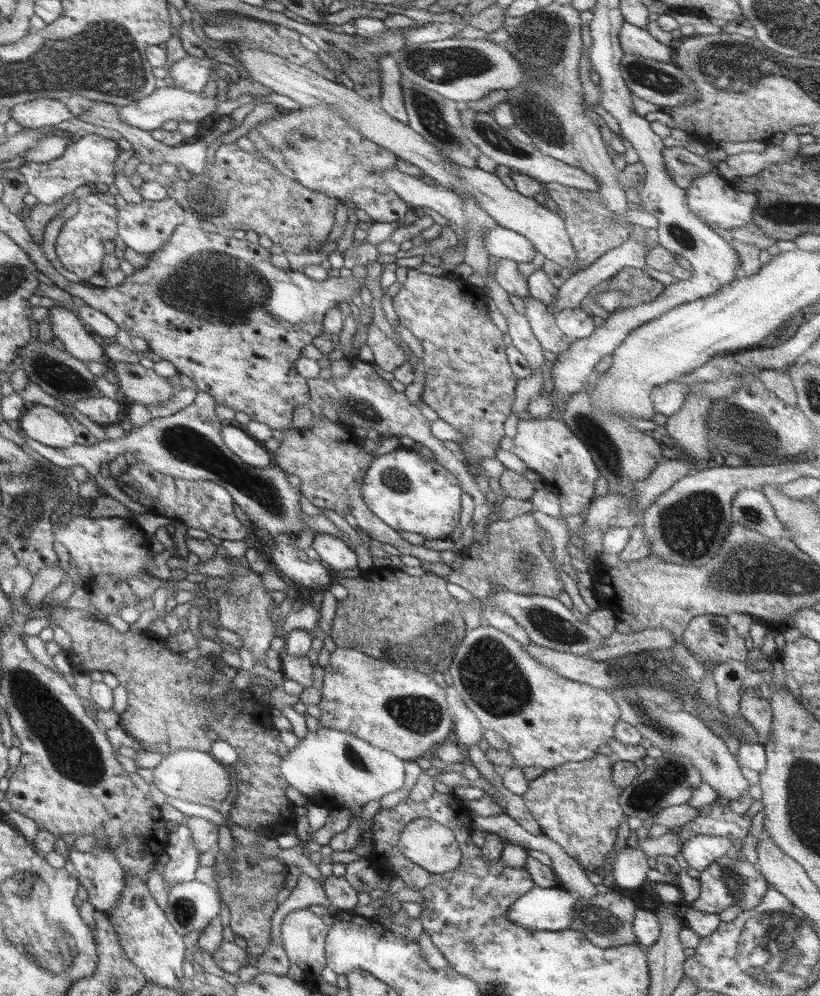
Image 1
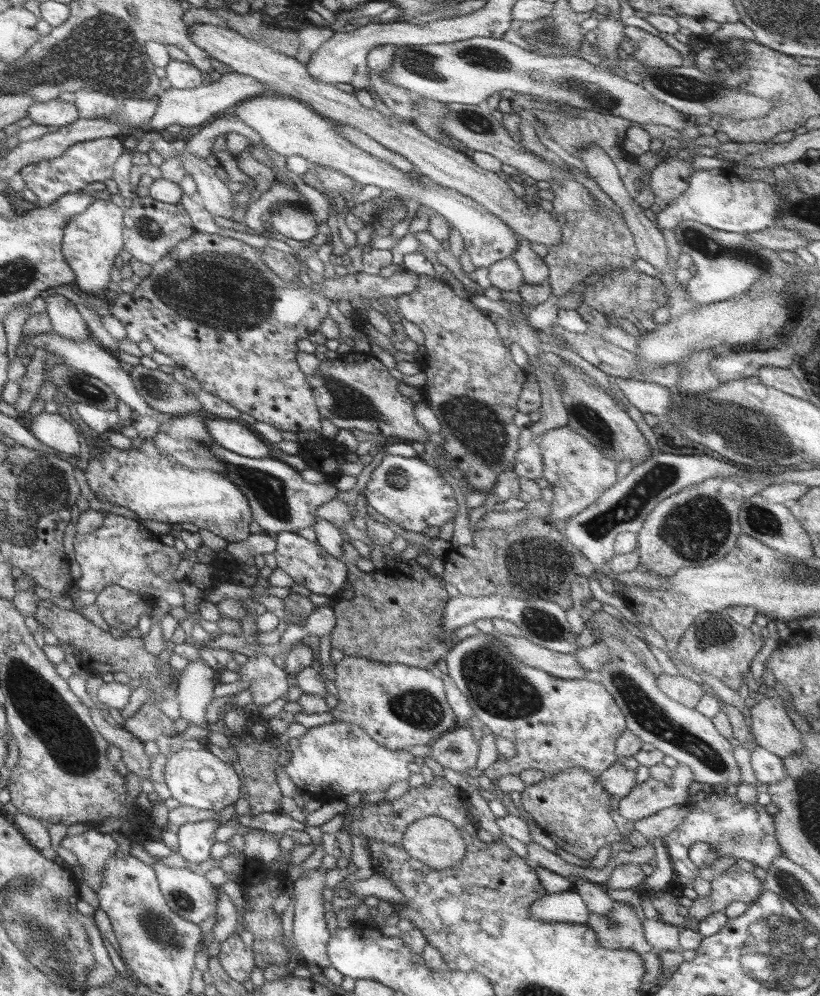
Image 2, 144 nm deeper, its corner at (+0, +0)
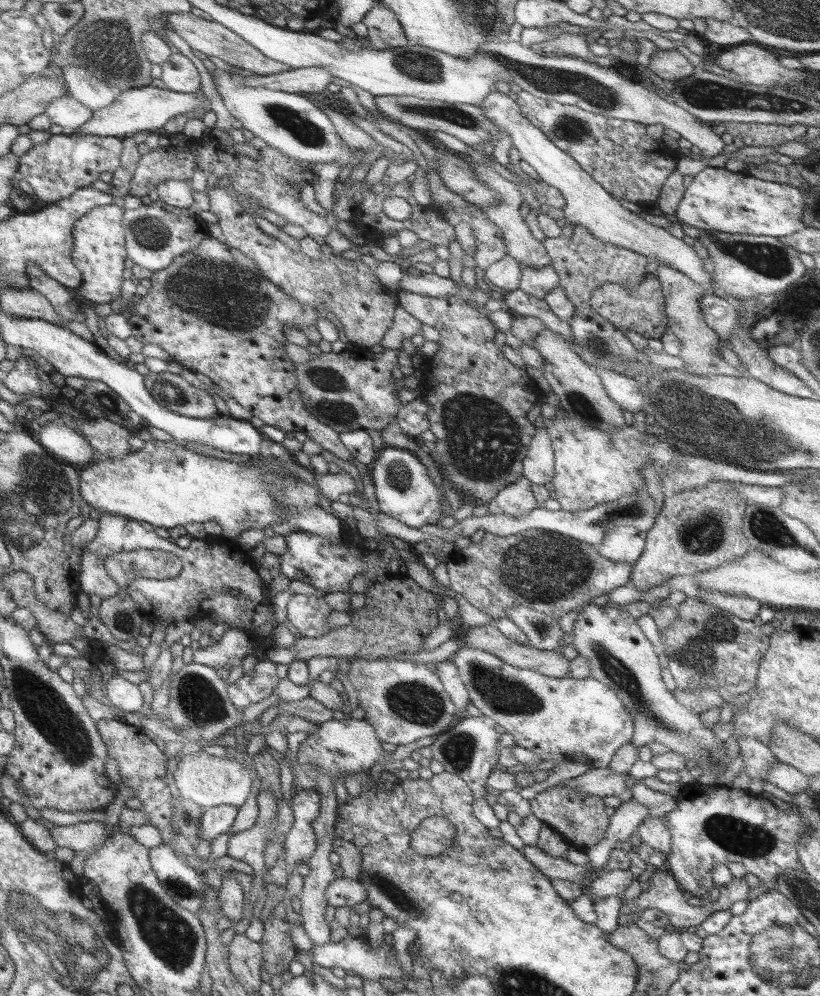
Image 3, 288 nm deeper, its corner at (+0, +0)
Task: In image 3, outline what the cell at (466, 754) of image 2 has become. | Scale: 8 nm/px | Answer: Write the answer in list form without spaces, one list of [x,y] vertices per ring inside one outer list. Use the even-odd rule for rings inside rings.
[[[459,716],[459,720],[455,720],[455,724],[449,726],[447,732],[441,732],[439,736],[435,736],[433,744],[429,746],[431,748],[431,760],[435,758],[445,772],[449,774],[455,774],[459,776],[467,788],[471,790],[471,796],[473,796],[473,802],[471,802],[471,812],[473,812],[473,818],[477,822],[481,822],[481,826],[485,830],[493,830],[493,828],[499,828],[499,818],[495,816],[493,808],[485,802],[485,782],[493,770],[493,766],[497,764],[497,756],[499,752],[495,750],[495,744],[499,740],[501,734],[497,734],[493,730],[493,722],[489,722],[487,718],[467,718],[467,716]]]

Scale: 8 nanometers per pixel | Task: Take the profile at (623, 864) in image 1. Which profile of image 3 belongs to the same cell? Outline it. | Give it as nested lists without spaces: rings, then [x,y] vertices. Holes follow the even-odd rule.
[[[611,870],[611,872],[603,872],[601,876],[597,876],[593,882],[589,882],[585,886],[585,892],[591,900],[597,898],[611,898],[611,896],[619,896],[623,894],[631,882],[635,880],[635,876],[629,870]]]

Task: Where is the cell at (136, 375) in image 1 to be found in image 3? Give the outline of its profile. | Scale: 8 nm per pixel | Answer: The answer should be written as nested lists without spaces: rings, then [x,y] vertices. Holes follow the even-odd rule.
[[[149,372],[143,376],[143,384],[153,400],[179,416],[187,416],[191,420],[211,420],[219,416],[213,406],[213,398],[205,390],[187,384],[179,374]]]

